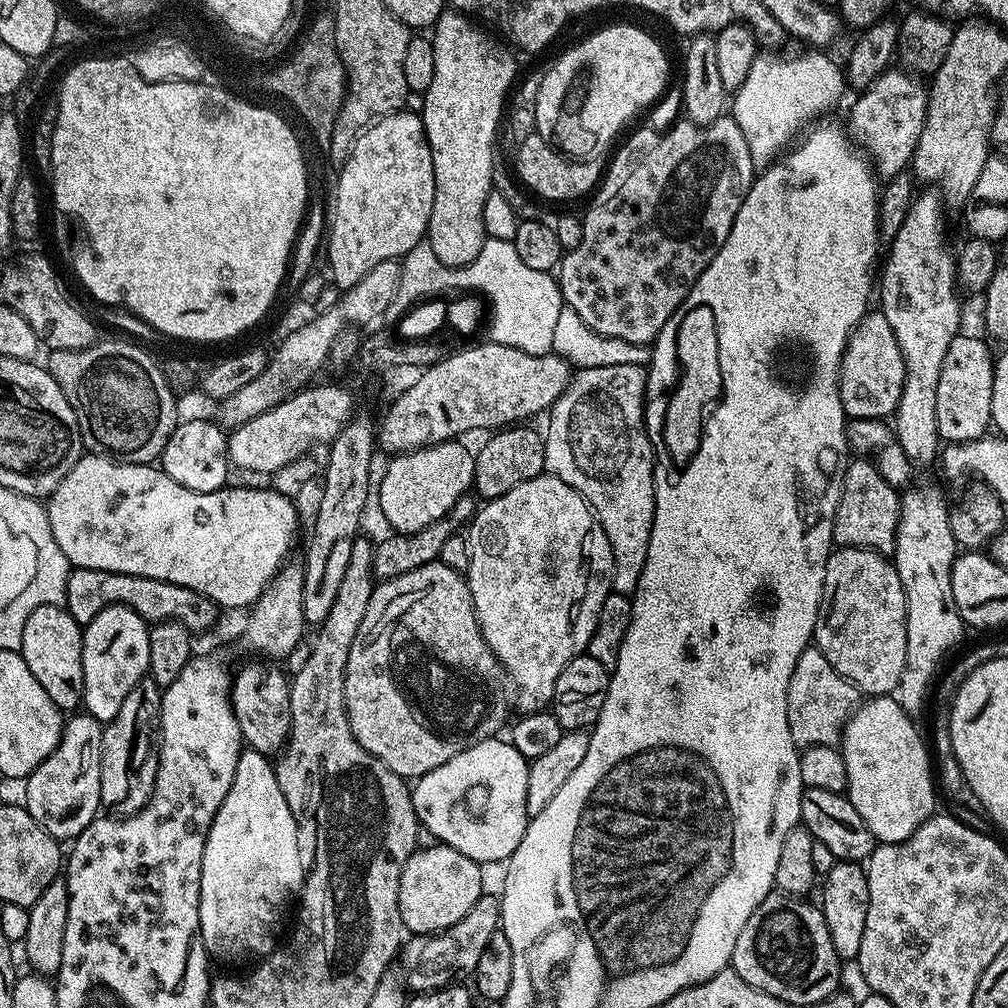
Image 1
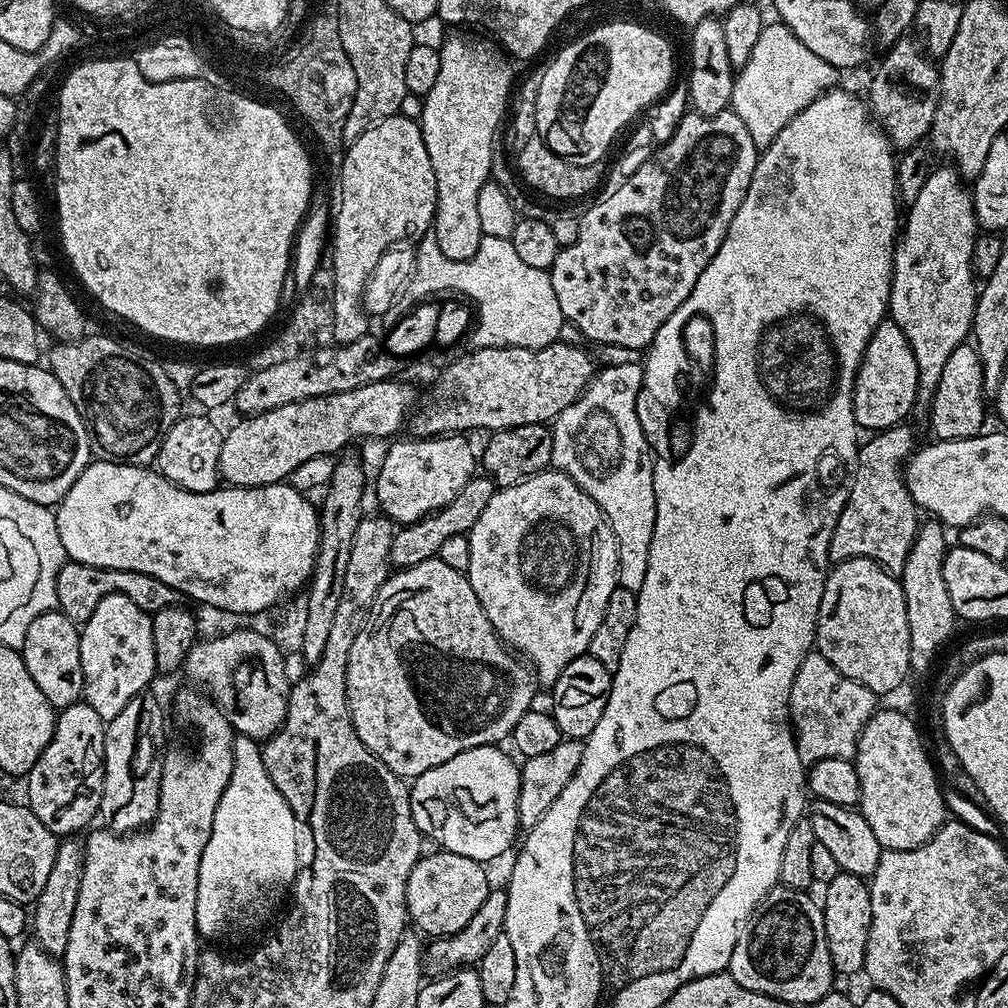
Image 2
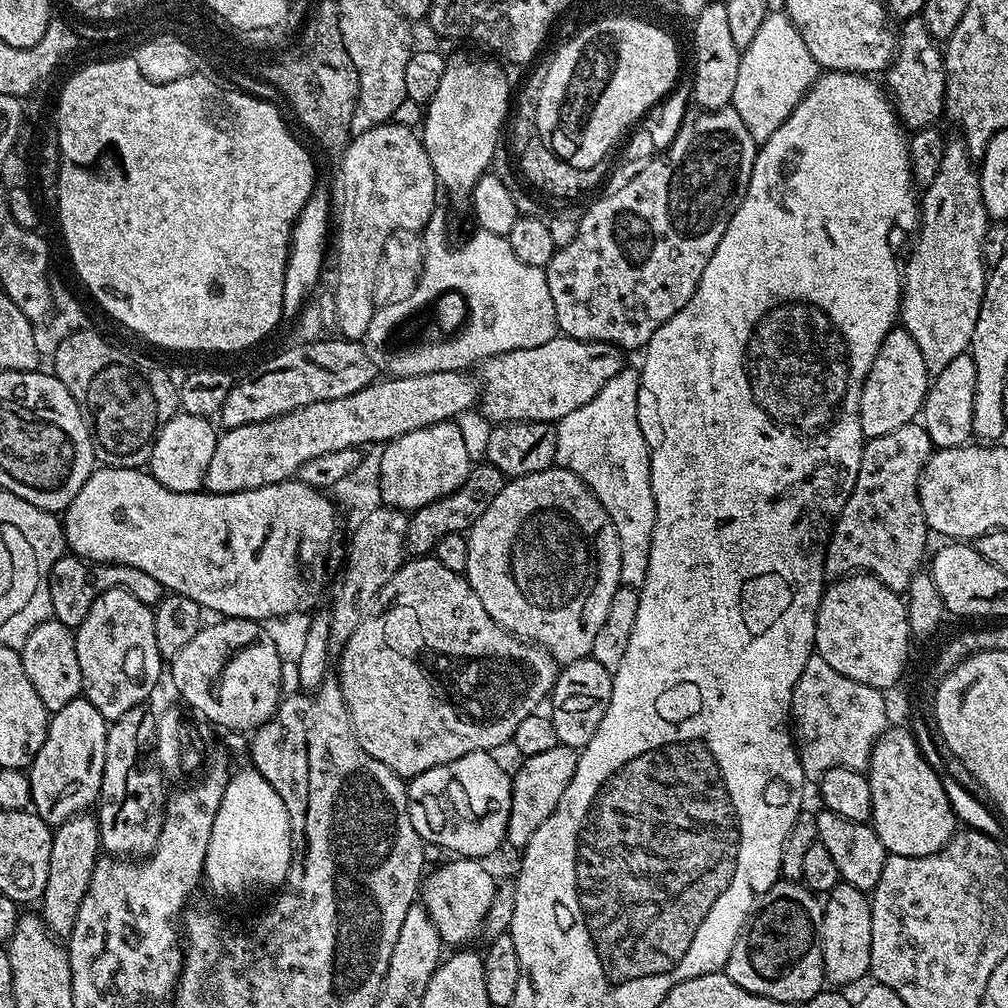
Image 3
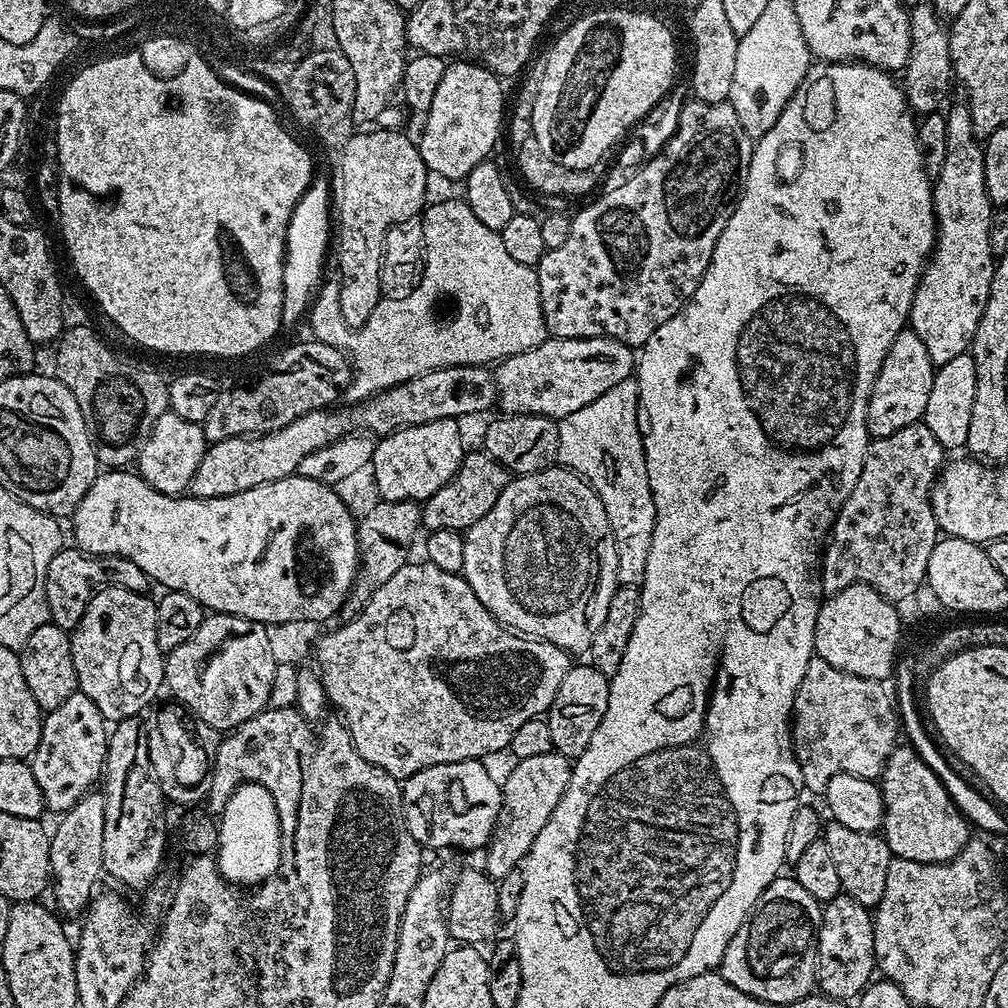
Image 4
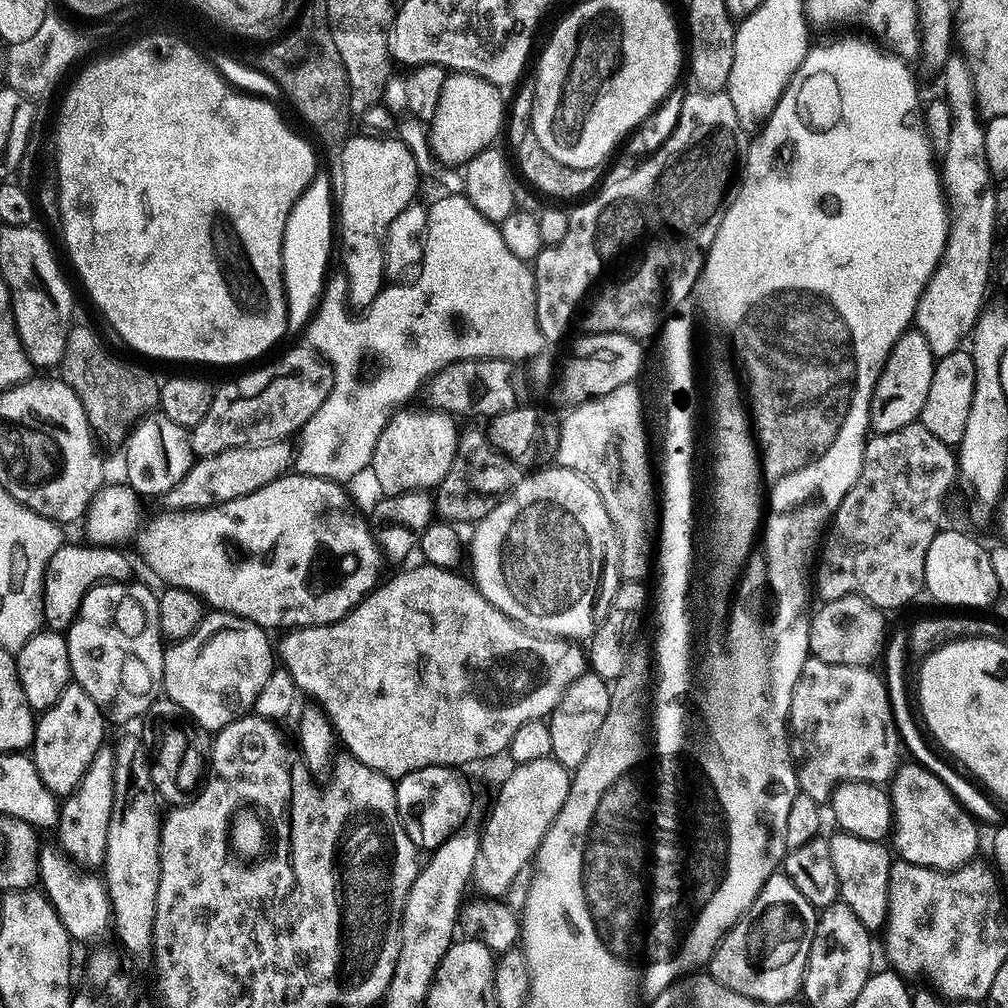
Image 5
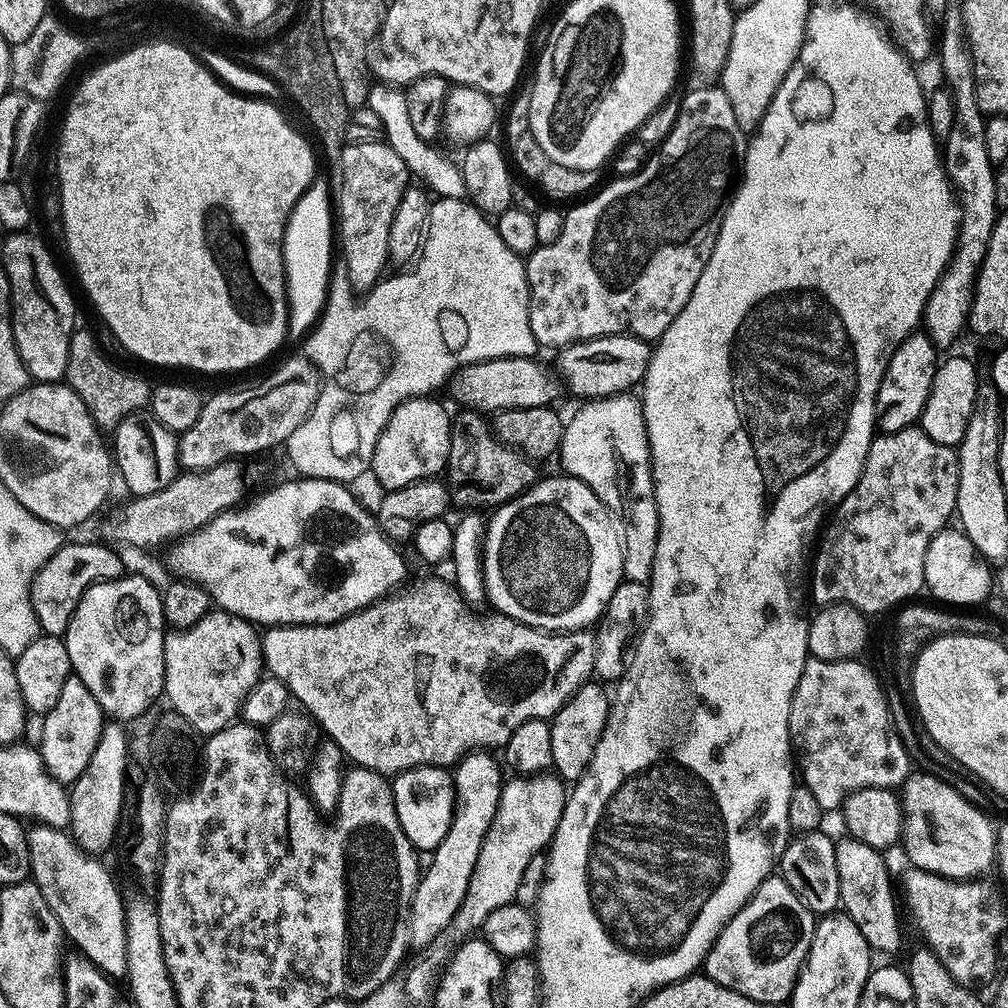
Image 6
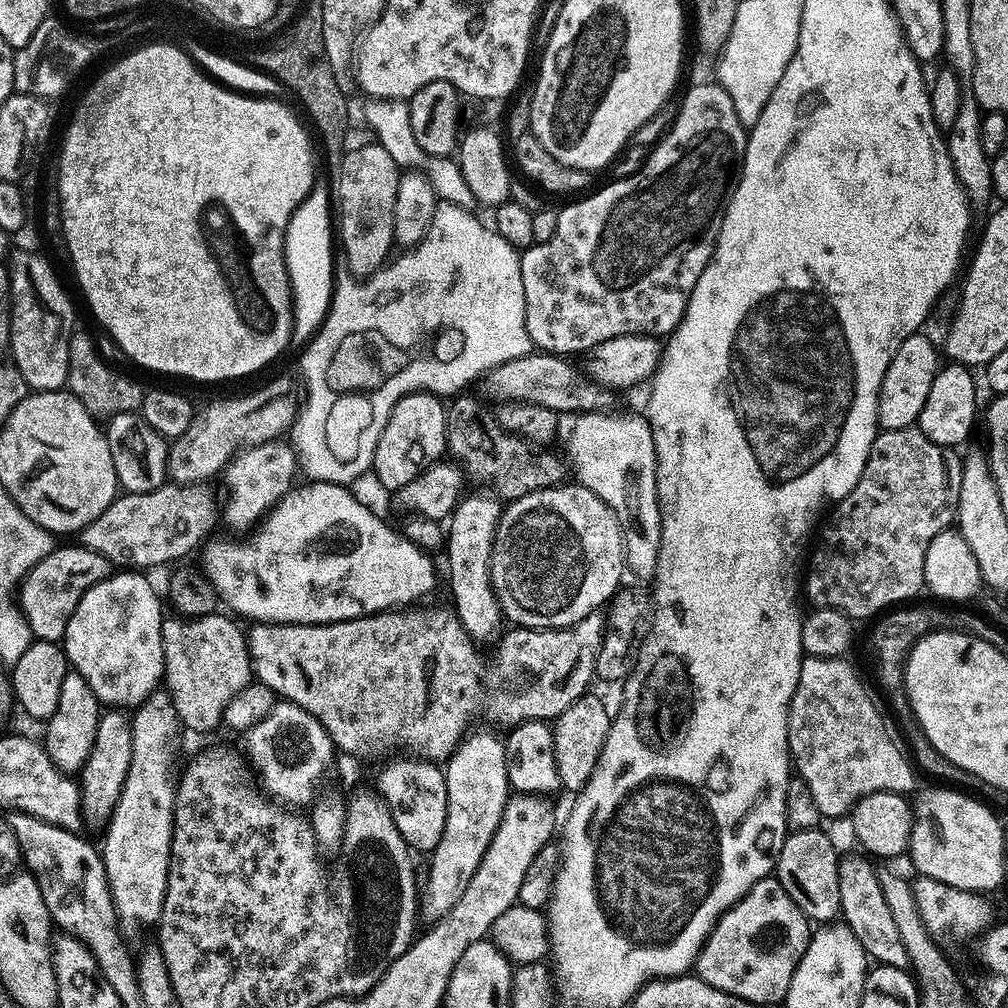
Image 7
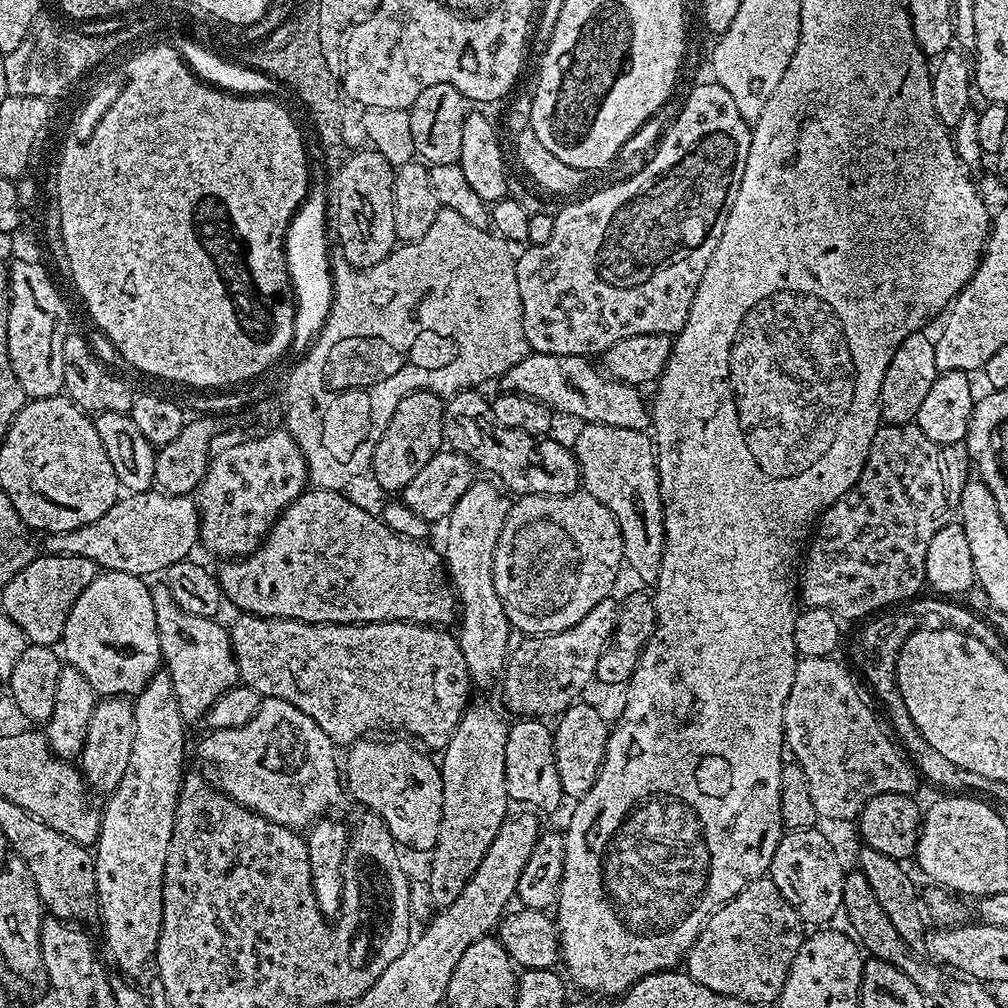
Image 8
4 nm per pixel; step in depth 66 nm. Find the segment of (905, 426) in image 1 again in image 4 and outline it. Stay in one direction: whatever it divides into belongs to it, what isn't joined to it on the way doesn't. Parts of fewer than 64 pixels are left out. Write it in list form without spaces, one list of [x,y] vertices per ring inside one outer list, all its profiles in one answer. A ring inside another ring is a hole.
[[[967,103],[952,104],[944,112],[946,118],[946,162],[942,162],[940,173],[934,178],[932,186],[932,205],[936,211],[936,245],[932,247],[932,255],[928,257],[920,274],[920,280],[916,283],[916,293],[912,299],[912,309],[908,312],[911,331],[922,338],[926,346],[926,354],[930,354],[930,362],[934,366],[939,366],[950,362],[950,358],[958,358],[958,354],[969,351],[972,347],[972,339],[978,330],[978,322],[982,322],[982,310],[986,310],[986,298],[990,294],[990,282],[992,281],[992,270],[994,267],[994,257],[990,250],[990,230],[994,227],[992,223],[992,213],[994,206],[986,194],[986,166],[984,165],[984,146],[981,137],[976,135],[970,110]]]

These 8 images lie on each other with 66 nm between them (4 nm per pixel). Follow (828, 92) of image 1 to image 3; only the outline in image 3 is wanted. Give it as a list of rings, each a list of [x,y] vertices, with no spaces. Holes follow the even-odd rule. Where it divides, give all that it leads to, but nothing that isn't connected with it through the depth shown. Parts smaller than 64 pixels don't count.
[[[783,10],[769,11],[768,16],[758,26],[758,34],[754,34],[754,42],[742,49],[738,66],[738,83],[734,86],[734,98],[731,108],[746,122],[746,130],[758,142],[763,142],[790,118],[790,114],[798,106],[798,102],[814,81],[818,79],[818,65],[806,50],[806,42],[802,42],[802,34],[790,22],[787,12]]]

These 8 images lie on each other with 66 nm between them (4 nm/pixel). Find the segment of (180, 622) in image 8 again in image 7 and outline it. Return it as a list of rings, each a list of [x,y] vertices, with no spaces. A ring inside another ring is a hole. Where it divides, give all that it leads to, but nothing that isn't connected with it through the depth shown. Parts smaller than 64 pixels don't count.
[[[220,615],[180,620],[168,618],[160,631],[164,643],[166,691],[174,702],[181,725],[196,732],[221,727],[227,707],[241,690],[248,687],[254,676],[245,629],[243,632],[231,615]]]

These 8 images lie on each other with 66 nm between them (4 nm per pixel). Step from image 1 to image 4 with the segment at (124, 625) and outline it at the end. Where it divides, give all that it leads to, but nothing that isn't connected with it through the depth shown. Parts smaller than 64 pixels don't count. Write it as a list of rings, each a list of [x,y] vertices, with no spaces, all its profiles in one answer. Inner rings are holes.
[[[119,586],[96,590],[71,633],[76,683],[98,706],[105,721],[140,716],[143,708],[165,687],[165,653],[158,646],[156,604],[150,595]]]

